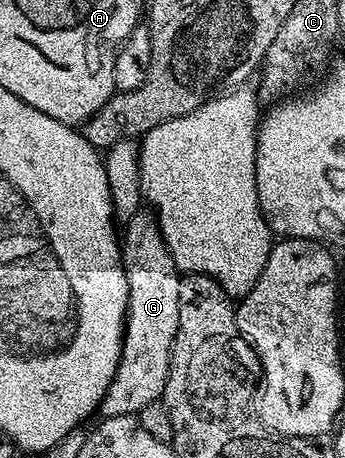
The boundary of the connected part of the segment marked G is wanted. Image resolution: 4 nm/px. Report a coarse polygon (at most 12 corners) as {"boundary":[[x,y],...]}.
{"boundary":[[153,211],[120,232],[126,331],[103,417],[162,399],[182,276]]}

